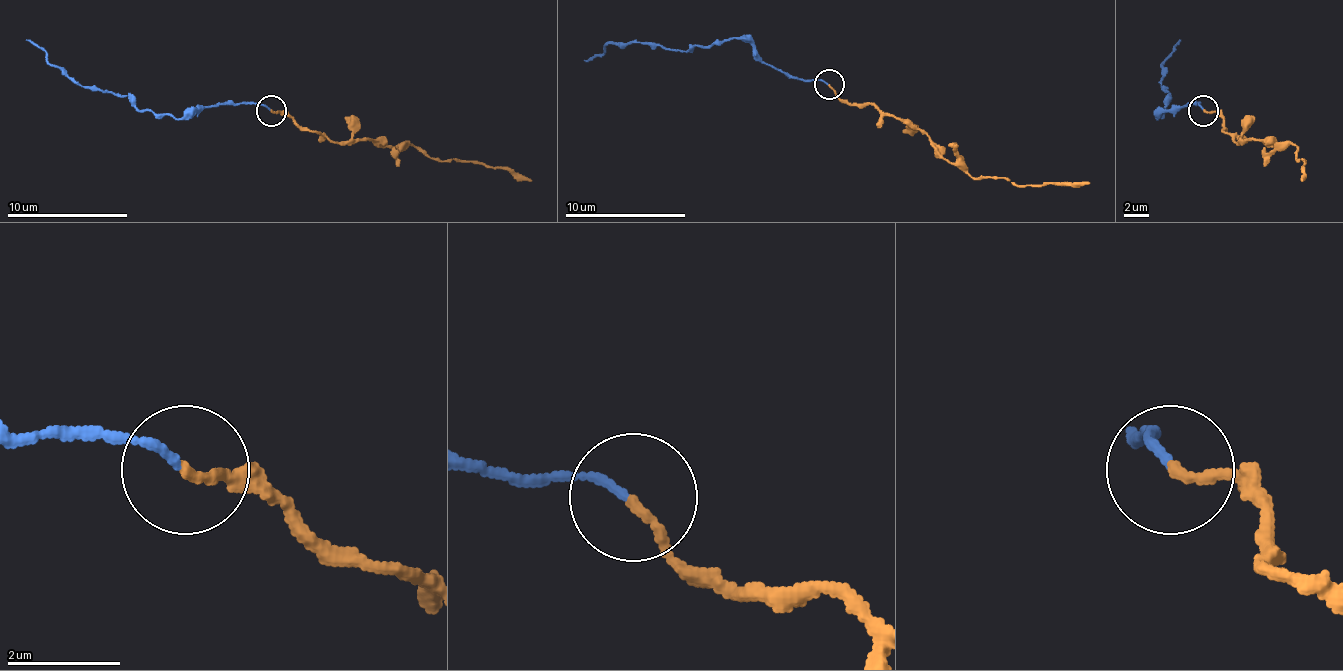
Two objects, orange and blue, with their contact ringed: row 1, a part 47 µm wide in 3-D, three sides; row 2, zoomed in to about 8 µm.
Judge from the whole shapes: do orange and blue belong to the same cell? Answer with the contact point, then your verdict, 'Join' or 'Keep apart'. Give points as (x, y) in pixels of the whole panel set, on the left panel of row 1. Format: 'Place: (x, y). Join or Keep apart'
Place: (271, 111). Join

